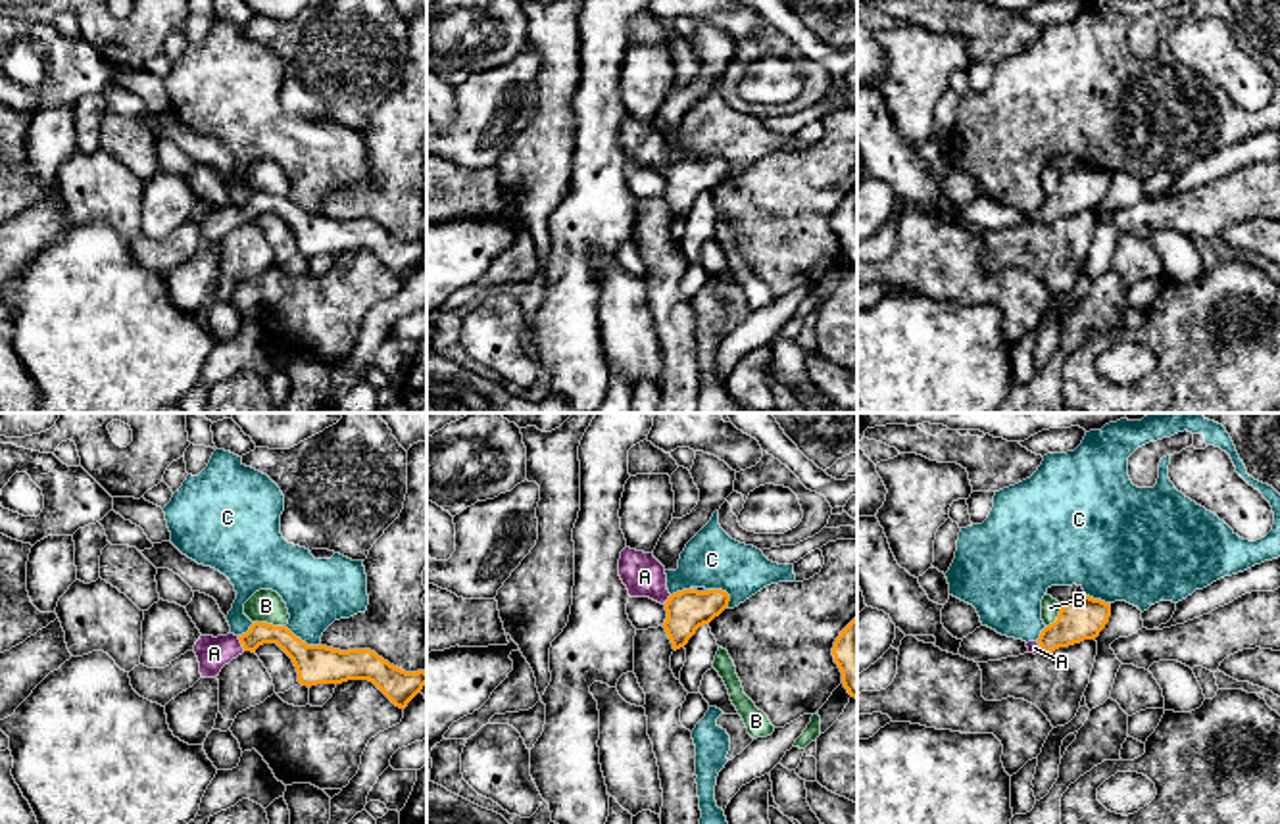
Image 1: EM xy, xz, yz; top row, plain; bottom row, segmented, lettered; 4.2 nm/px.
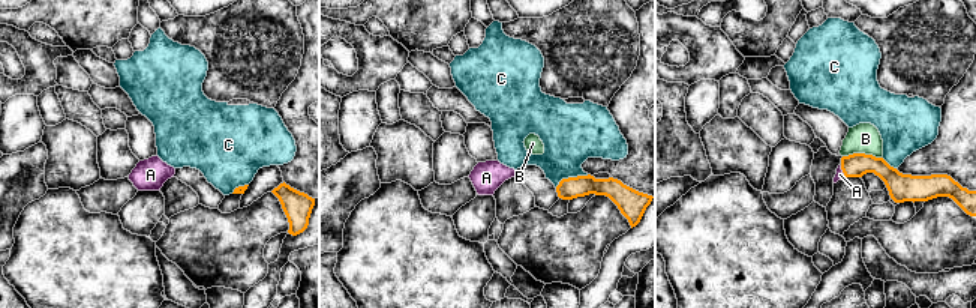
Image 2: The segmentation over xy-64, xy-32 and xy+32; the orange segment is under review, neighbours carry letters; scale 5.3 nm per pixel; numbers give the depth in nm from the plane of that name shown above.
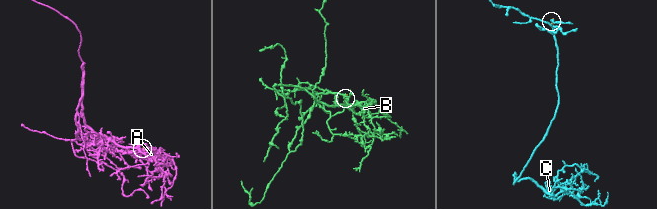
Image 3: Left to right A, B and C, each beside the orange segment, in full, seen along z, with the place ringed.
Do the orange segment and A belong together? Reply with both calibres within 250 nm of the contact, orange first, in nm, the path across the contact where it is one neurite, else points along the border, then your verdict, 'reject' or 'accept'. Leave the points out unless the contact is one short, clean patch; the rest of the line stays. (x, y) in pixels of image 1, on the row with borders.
calibres 100 and 140 nm; way xy (260, 632), (241, 642), (214, 654); accept

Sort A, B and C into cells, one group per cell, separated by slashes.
A / B / C

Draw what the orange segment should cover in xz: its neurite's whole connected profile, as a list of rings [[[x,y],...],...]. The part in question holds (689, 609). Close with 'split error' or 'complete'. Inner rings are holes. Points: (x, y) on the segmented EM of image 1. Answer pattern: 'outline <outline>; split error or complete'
outline [[[630,547],[621,551],[619,576],[630,597],[650,597],[665,607],[663,628],[675,651],[684,647],[700,626],[719,617],[730,601],[730,595],[723,590],[682,590],[671,595],[665,567],[653,553]]]; split error

